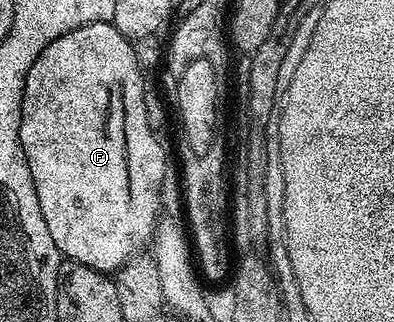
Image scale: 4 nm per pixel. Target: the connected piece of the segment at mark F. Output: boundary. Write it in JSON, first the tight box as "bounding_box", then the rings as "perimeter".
{"bounding_box":[19,21,153,275],"perimeter":[[[96,21],[81,25],[75,31],[67,31],[67,35],[59,35],[55,43],[51,43],[31,63],[31,71],[25,76],[23,99],[21,100],[21,122],[19,123],[19,139],[23,147],[23,155],[27,159],[27,167],[31,167],[31,179],[35,183],[35,195],[39,199],[39,211],[43,211],[43,220],[47,222],[47,231],[51,231],[51,239],[55,239],[55,247],[62,258],[80,265],[91,267],[106,275],[116,274],[117,270],[138,252],[140,245],[148,246],[153,236],[153,224],[149,217],[137,217],[137,209],[129,209],[129,181],[125,181],[125,153],[121,153],[123,127],[121,126],[121,81],[129,81],[133,77],[133,65],[139,60],[134,42],[123,36],[112,21]]]}

